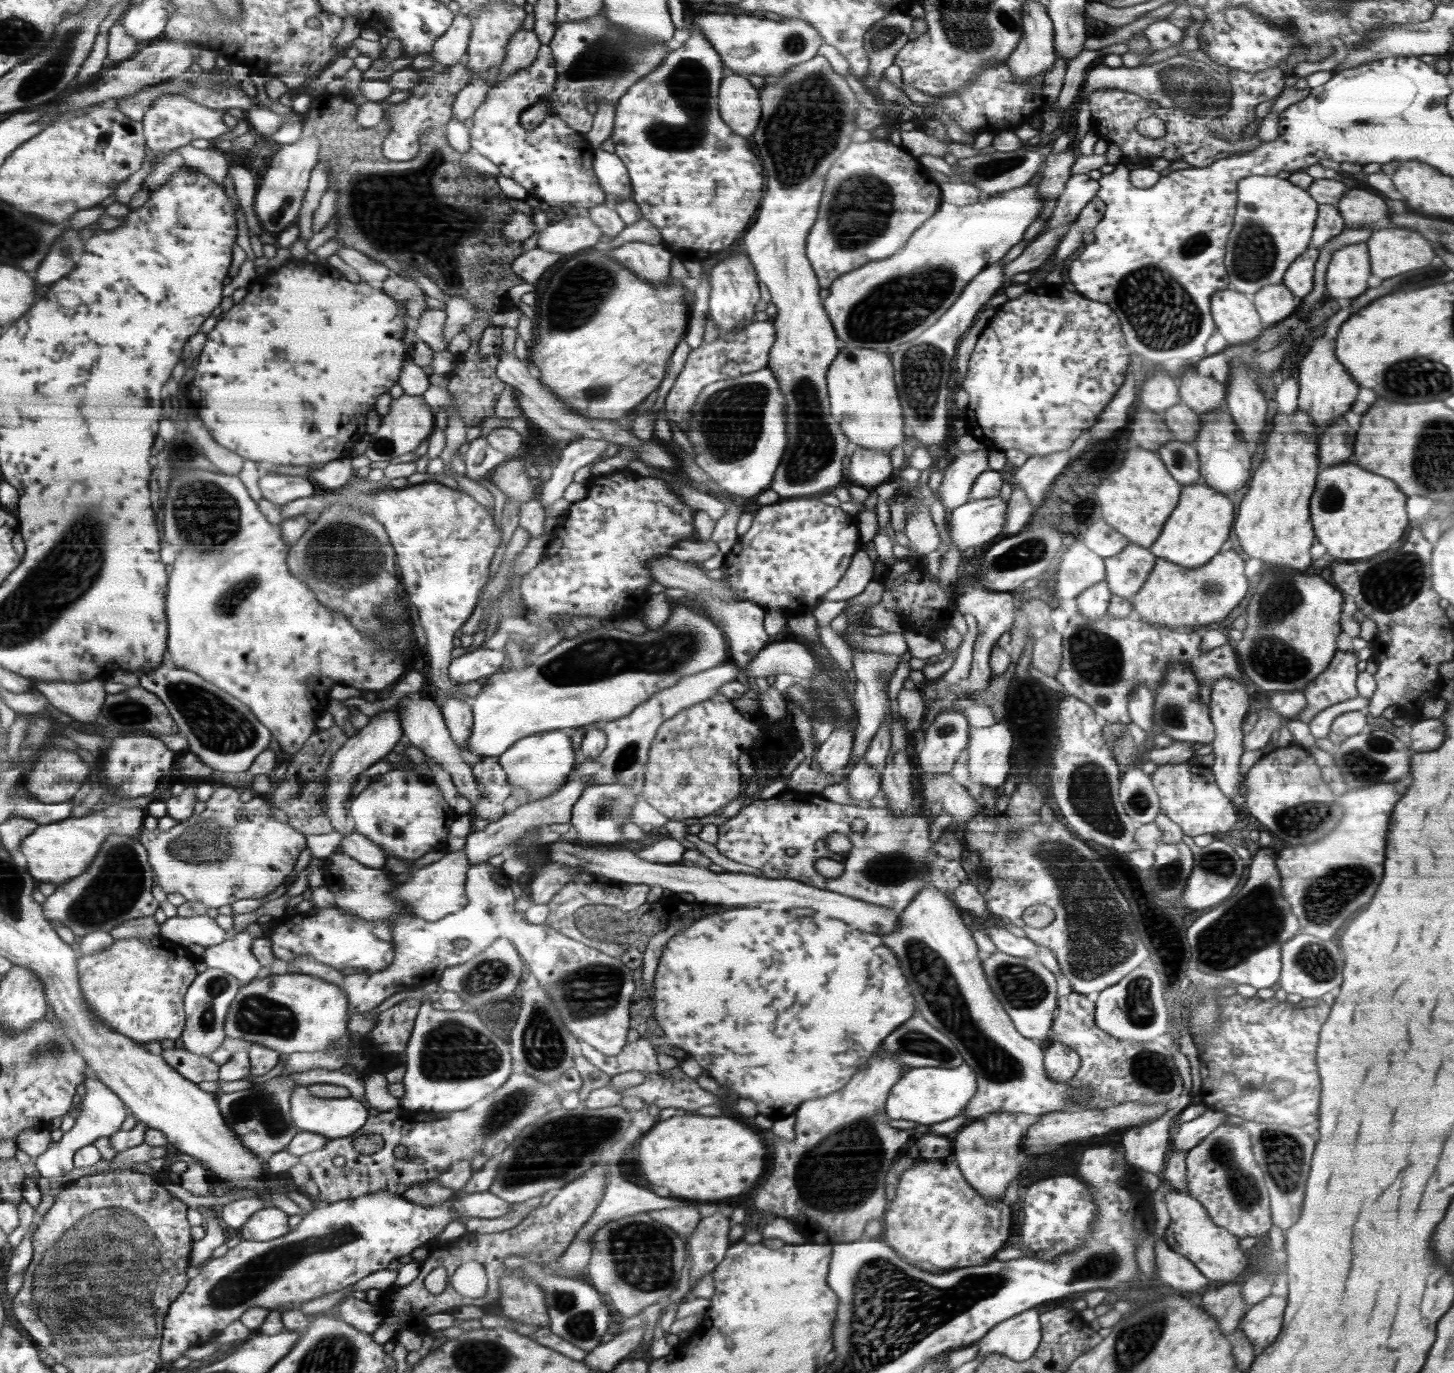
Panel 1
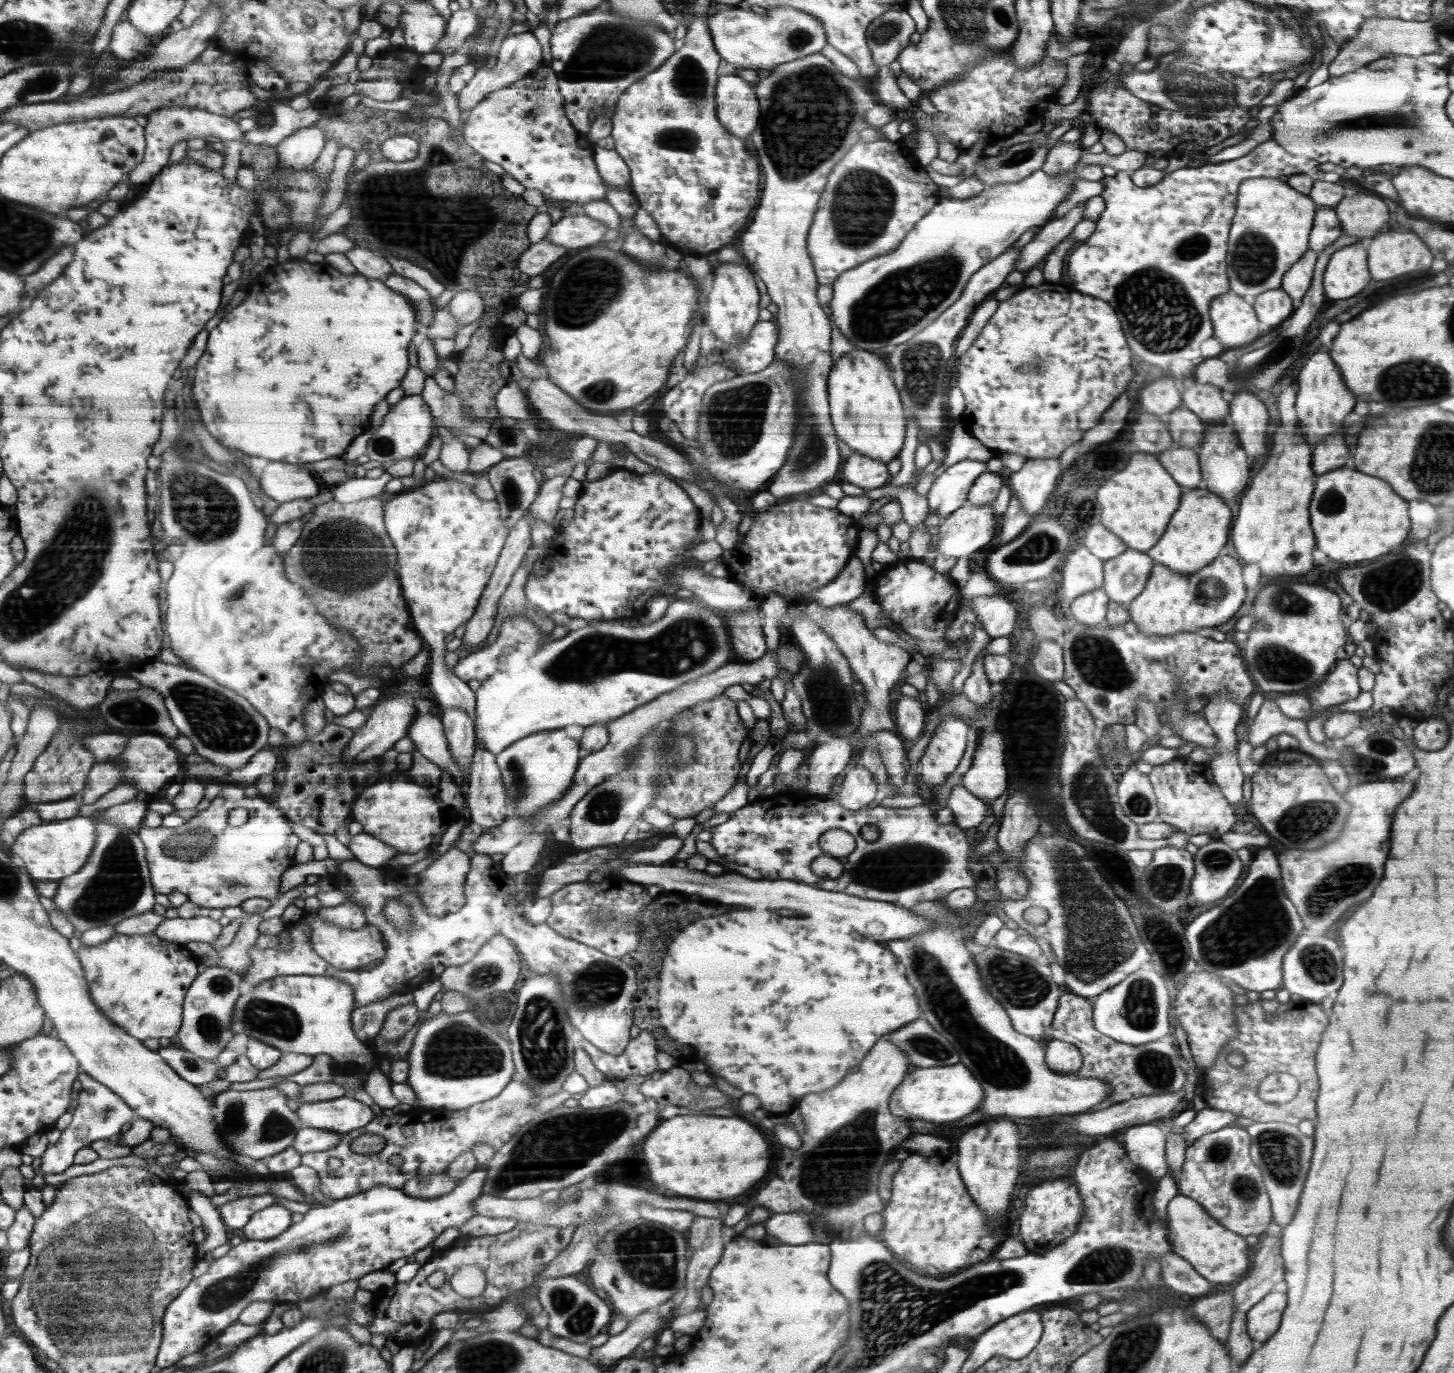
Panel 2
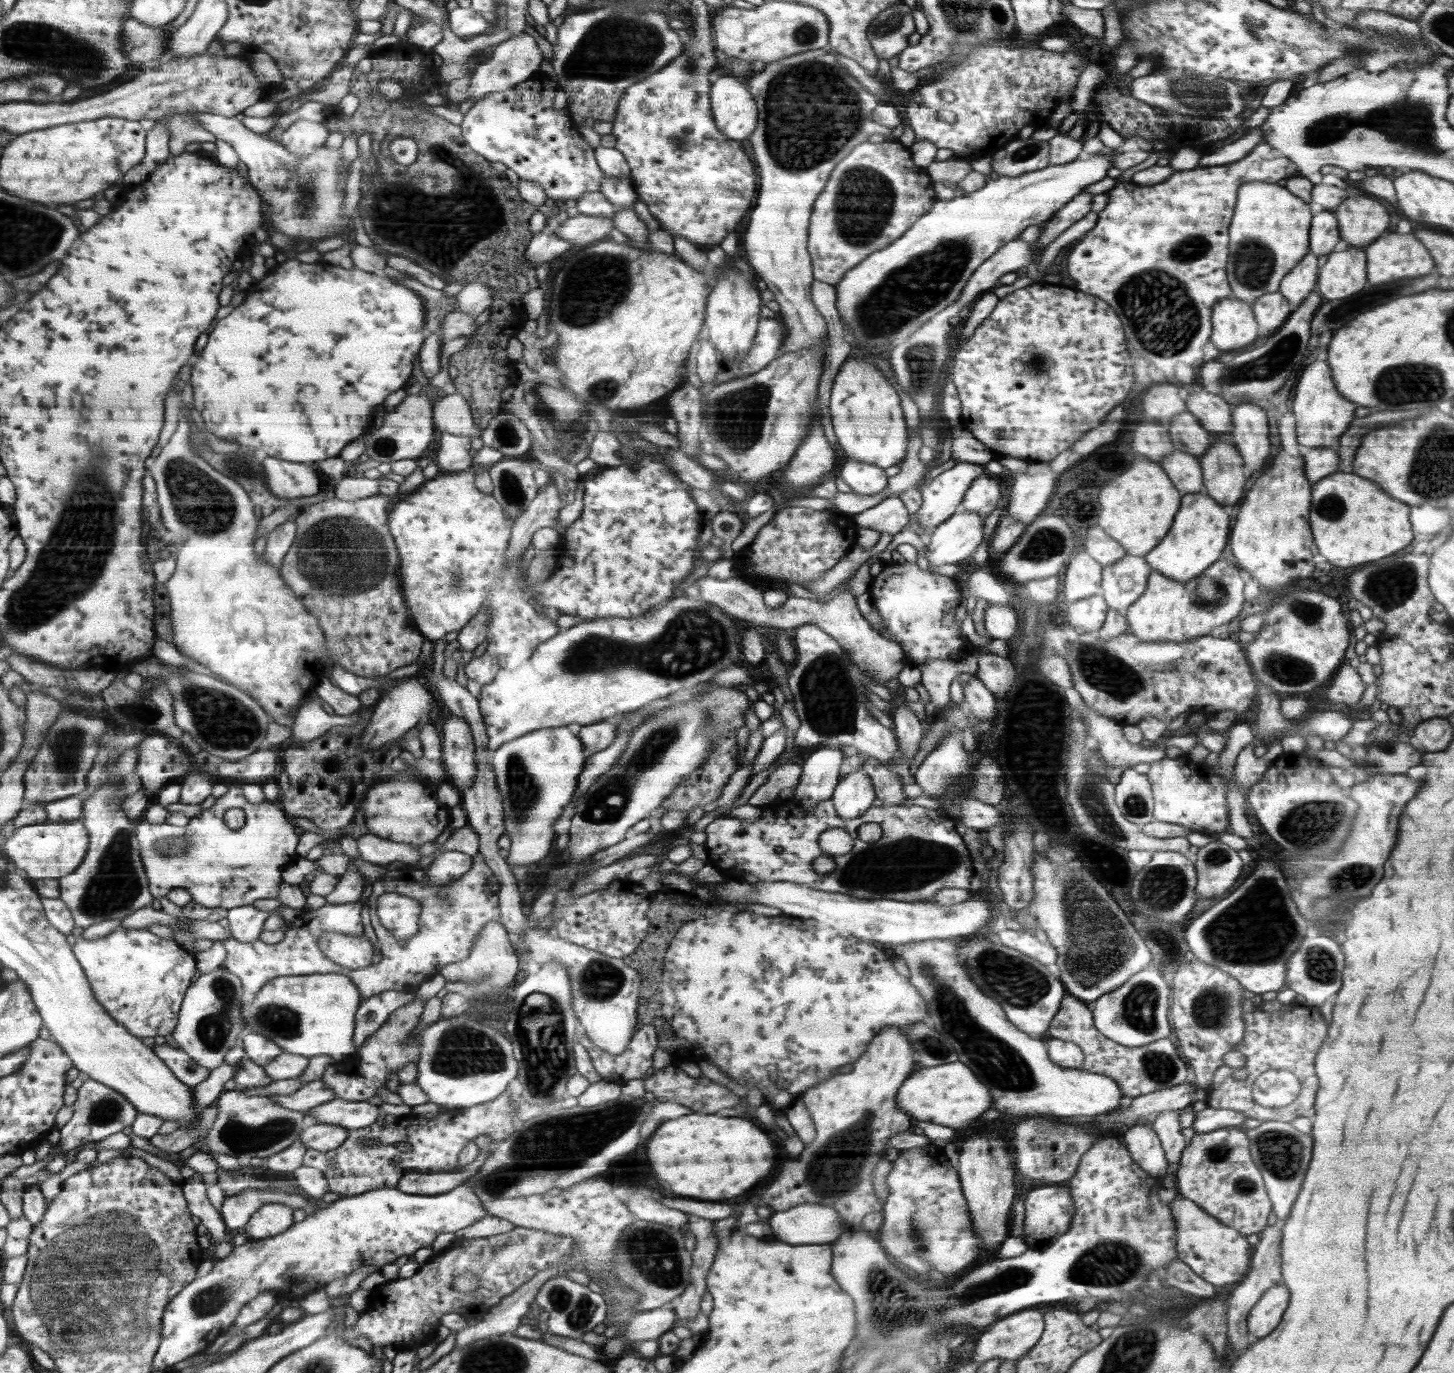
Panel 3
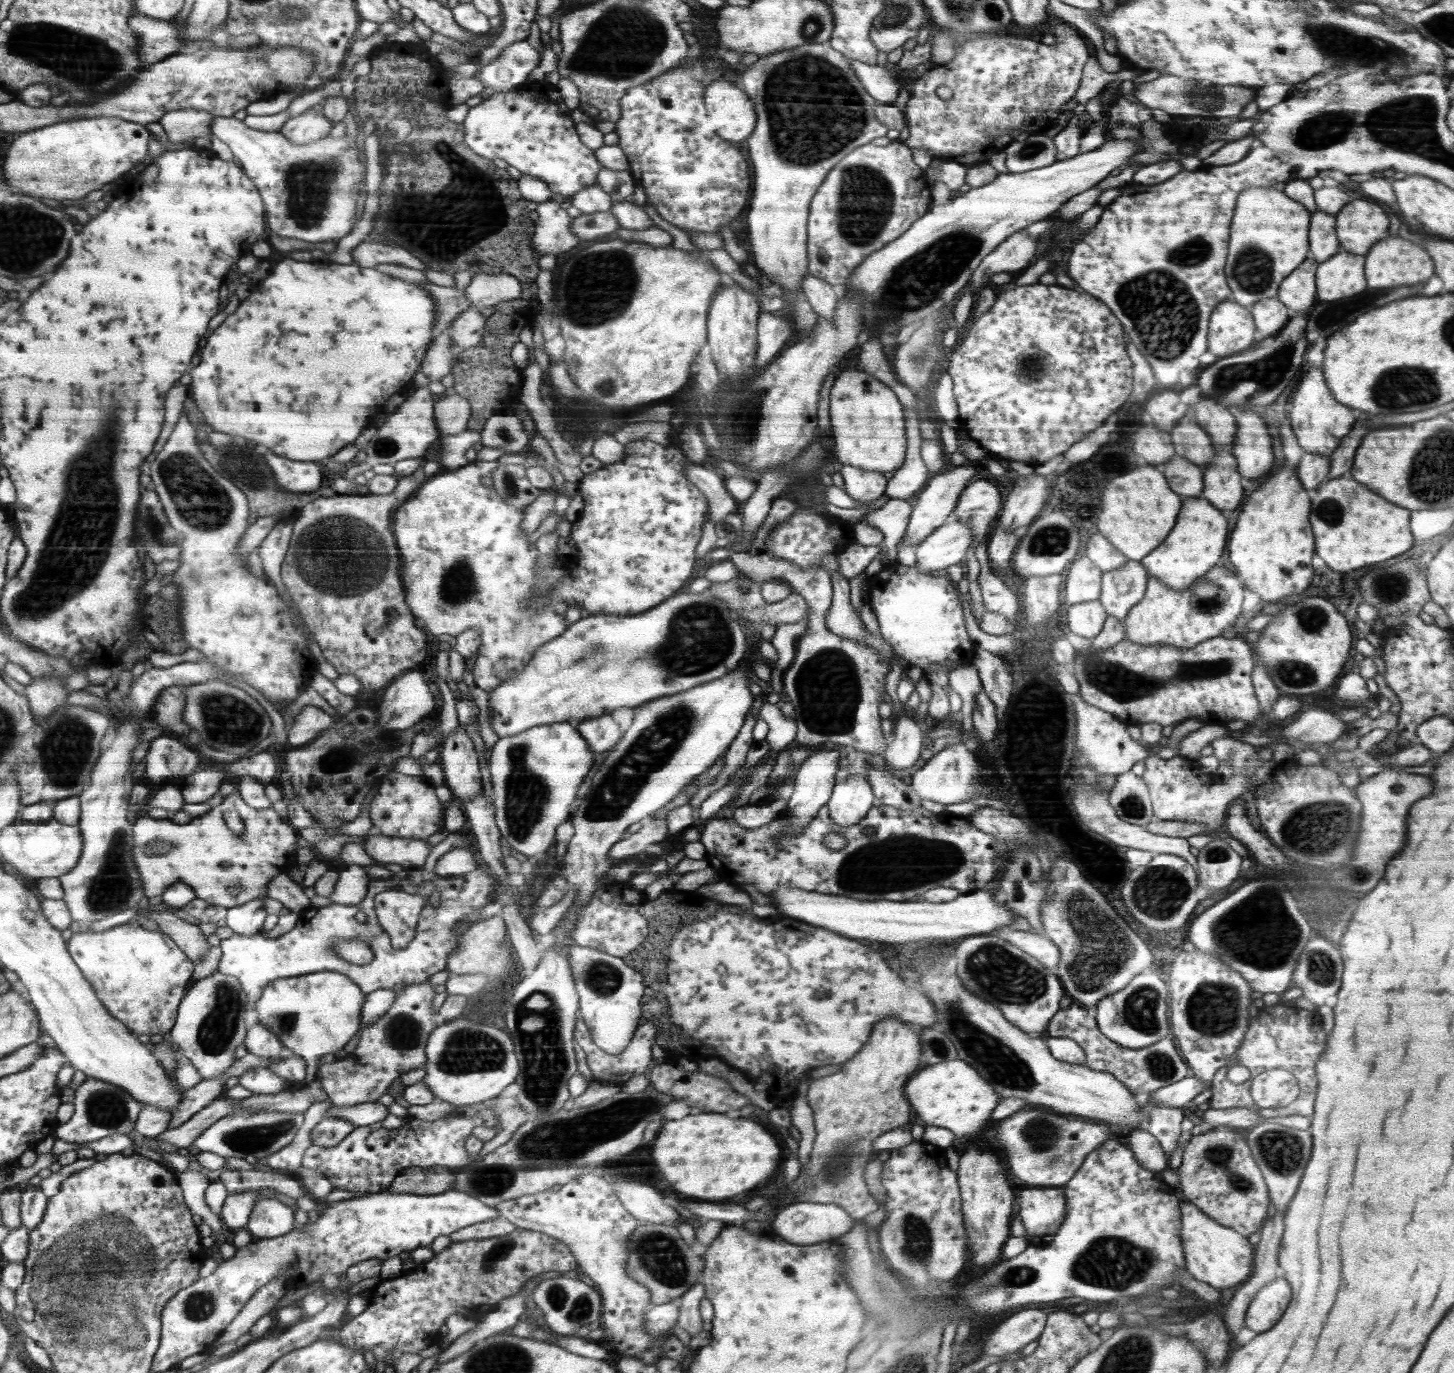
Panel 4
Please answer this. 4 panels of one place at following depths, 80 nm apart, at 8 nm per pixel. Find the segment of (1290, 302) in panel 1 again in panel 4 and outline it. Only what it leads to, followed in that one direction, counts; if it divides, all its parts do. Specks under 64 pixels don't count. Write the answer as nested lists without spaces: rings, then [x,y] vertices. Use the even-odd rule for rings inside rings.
[[[1278,297],[1259,300],[1249,308],[1255,322],[1254,340],[1256,344],[1262,339],[1273,337],[1286,326],[1292,312],[1278,300]]]

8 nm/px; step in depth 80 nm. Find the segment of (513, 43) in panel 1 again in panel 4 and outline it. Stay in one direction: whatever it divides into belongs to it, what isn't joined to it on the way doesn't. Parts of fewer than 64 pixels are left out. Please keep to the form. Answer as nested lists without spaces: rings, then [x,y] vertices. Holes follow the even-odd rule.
[[[519,40],[506,48],[500,59],[492,60],[476,72],[486,89],[508,92],[529,79],[541,55],[527,40]]]

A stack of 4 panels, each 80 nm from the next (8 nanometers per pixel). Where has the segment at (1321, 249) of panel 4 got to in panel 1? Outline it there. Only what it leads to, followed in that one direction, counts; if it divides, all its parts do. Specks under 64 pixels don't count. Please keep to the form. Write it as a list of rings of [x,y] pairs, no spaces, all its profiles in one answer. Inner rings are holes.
[[[1322,204],[1318,209],[1310,246],[1319,249],[1325,242],[1338,236],[1345,227],[1345,220],[1340,216],[1337,205]]]

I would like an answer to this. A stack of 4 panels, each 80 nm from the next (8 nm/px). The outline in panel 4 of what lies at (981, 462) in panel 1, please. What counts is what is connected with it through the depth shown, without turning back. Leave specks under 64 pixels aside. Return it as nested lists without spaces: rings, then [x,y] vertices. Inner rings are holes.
[[[964,465],[953,467],[952,470],[931,476],[927,484],[916,494],[918,501],[912,509],[906,533],[904,533],[904,537],[902,537],[898,546],[912,546],[914,548],[924,542],[955,510],[960,494],[976,477],[978,477],[976,470],[973,467]]]

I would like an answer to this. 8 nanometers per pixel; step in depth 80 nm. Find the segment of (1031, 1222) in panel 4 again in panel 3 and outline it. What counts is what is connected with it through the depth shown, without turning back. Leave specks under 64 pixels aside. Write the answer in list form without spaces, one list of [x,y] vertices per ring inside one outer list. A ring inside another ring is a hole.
[[[1067,1182],[1044,1184],[1044,1186],[1028,1192],[1026,1200],[1023,1201],[1025,1213],[1021,1237],[1029,1249],[1038,1248],[1038,1244],[1044,1244],[1040,1248],[1049,1247],[1060,1236],[1068,1232],[1075,1213],[1075,1206]]]

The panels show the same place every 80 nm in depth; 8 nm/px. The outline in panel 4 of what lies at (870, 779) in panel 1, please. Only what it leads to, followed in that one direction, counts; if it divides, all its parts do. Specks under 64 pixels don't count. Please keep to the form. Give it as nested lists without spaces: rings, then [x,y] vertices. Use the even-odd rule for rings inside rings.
[[[850,775],[846,777],[844,782],[834,785],[831,797],[825,805],[828,807],[829,815],[833,818],[833,821],[847,827],[862,820],[875,803],[872,786],[867,781],[867,777],[865,775]]]

